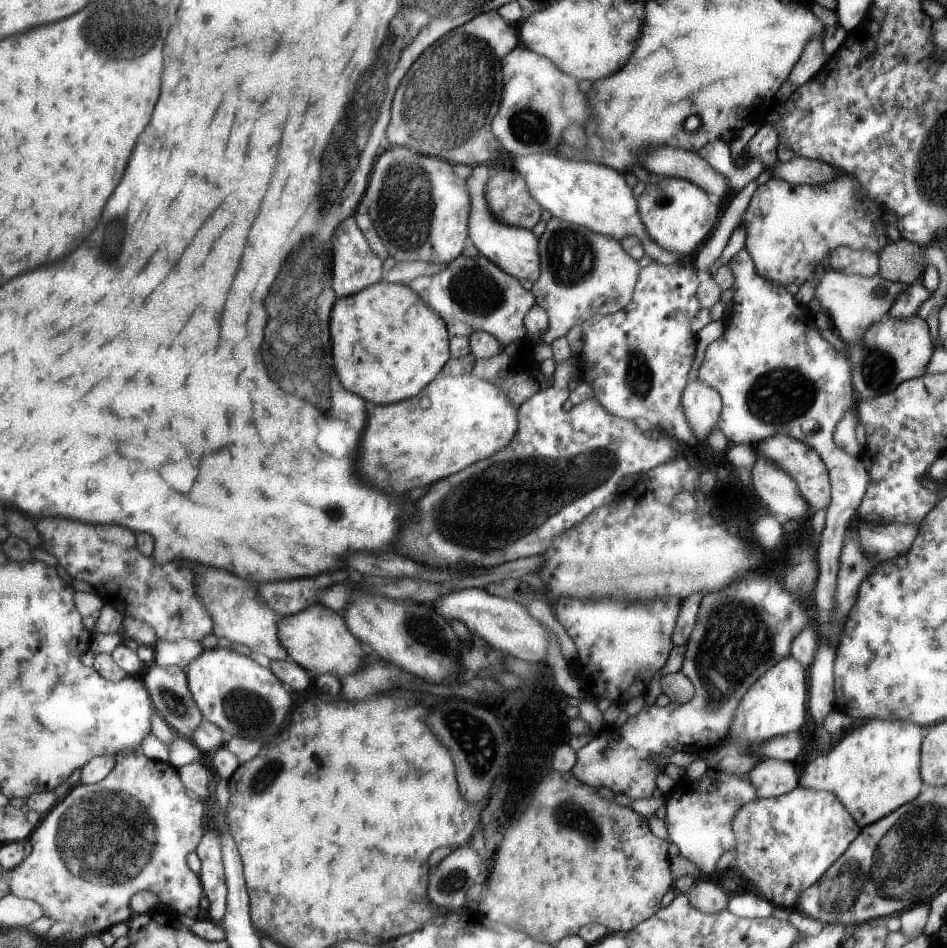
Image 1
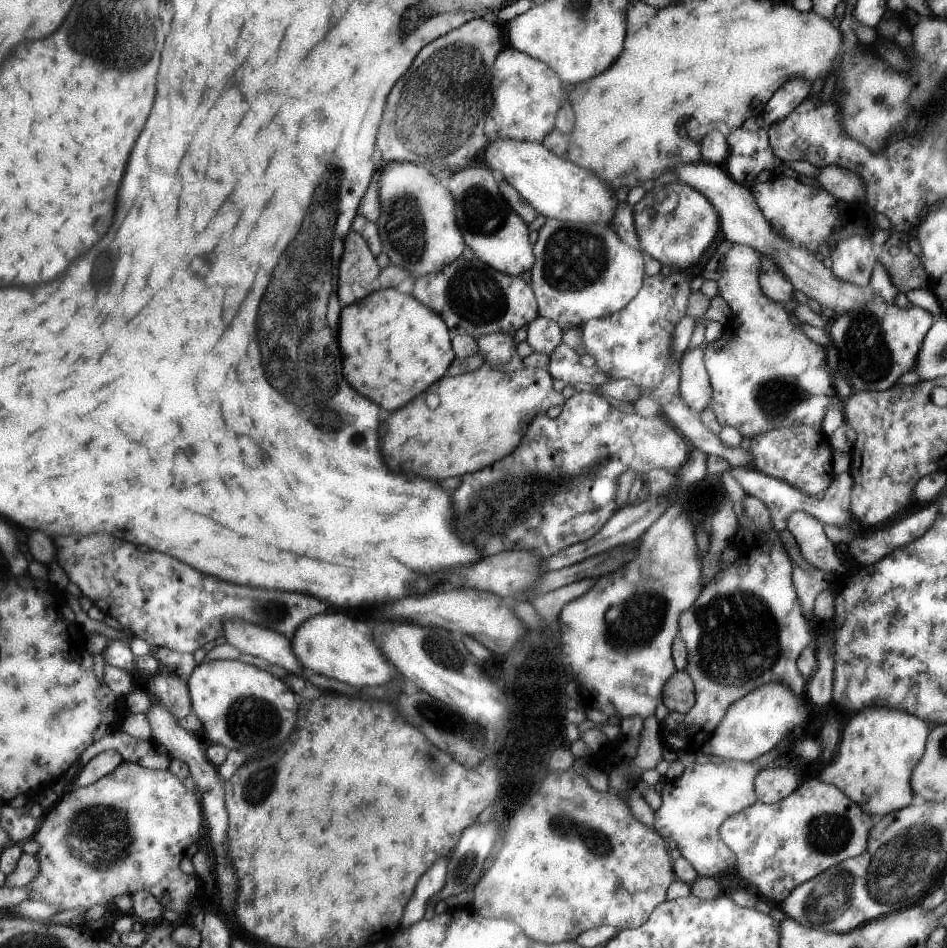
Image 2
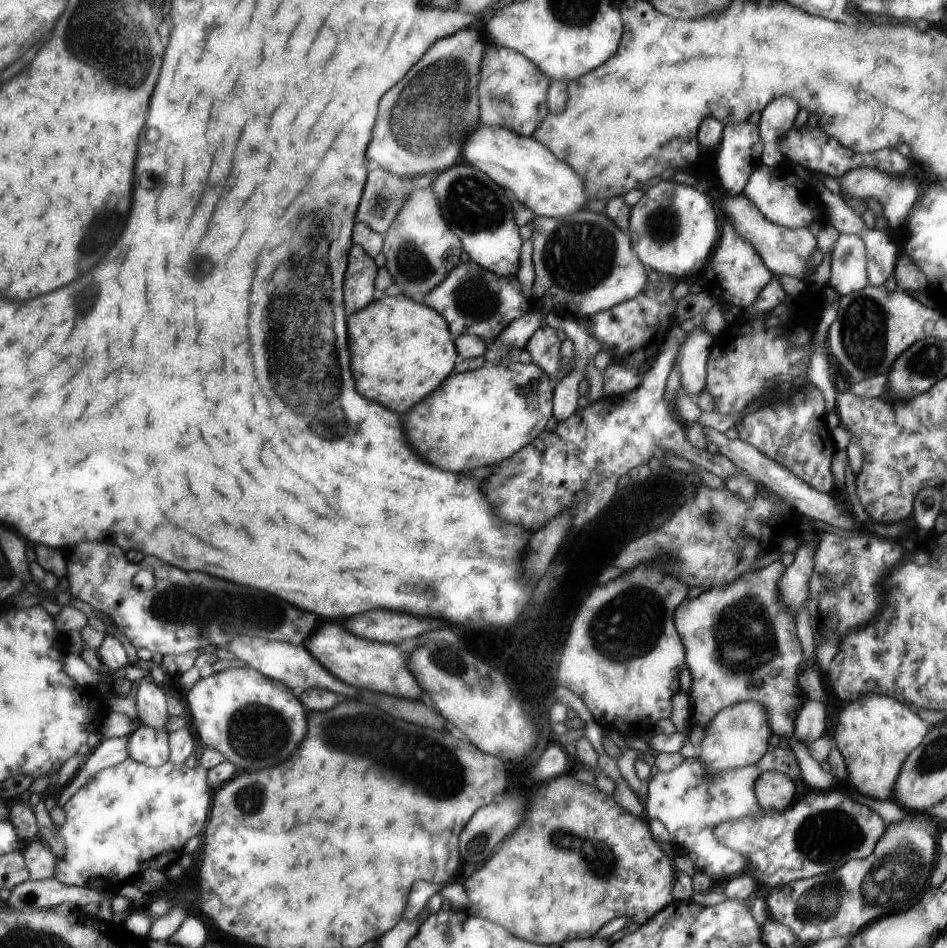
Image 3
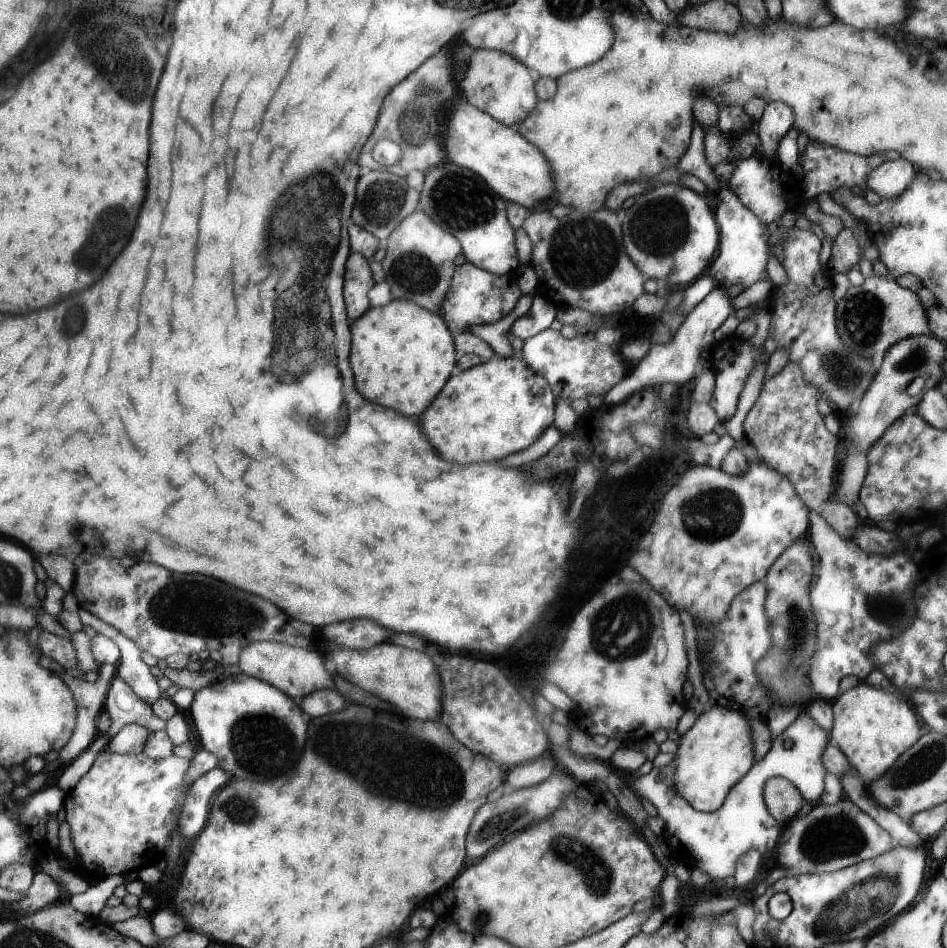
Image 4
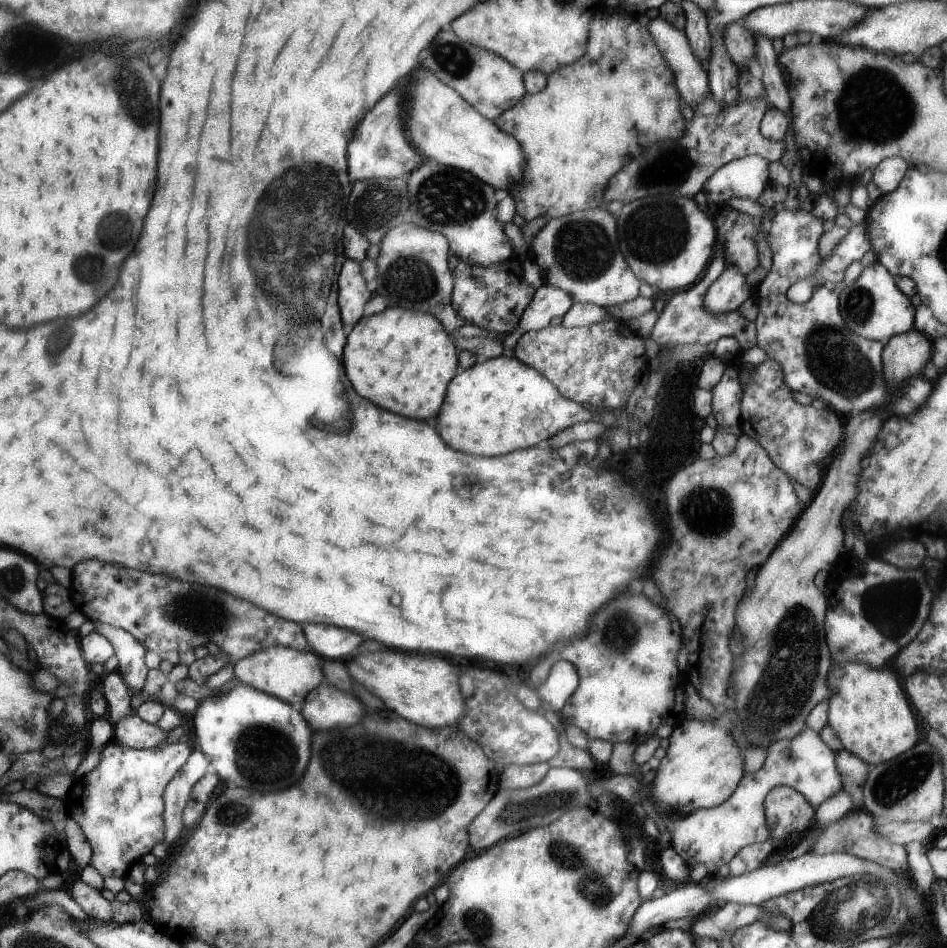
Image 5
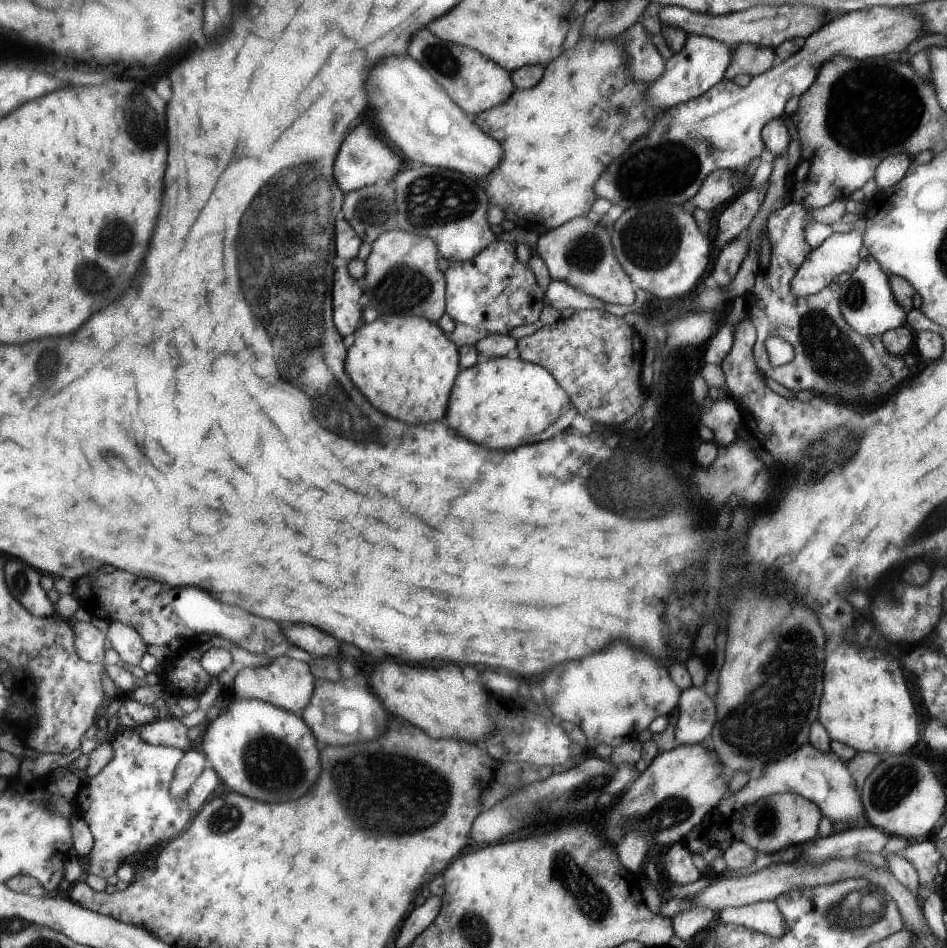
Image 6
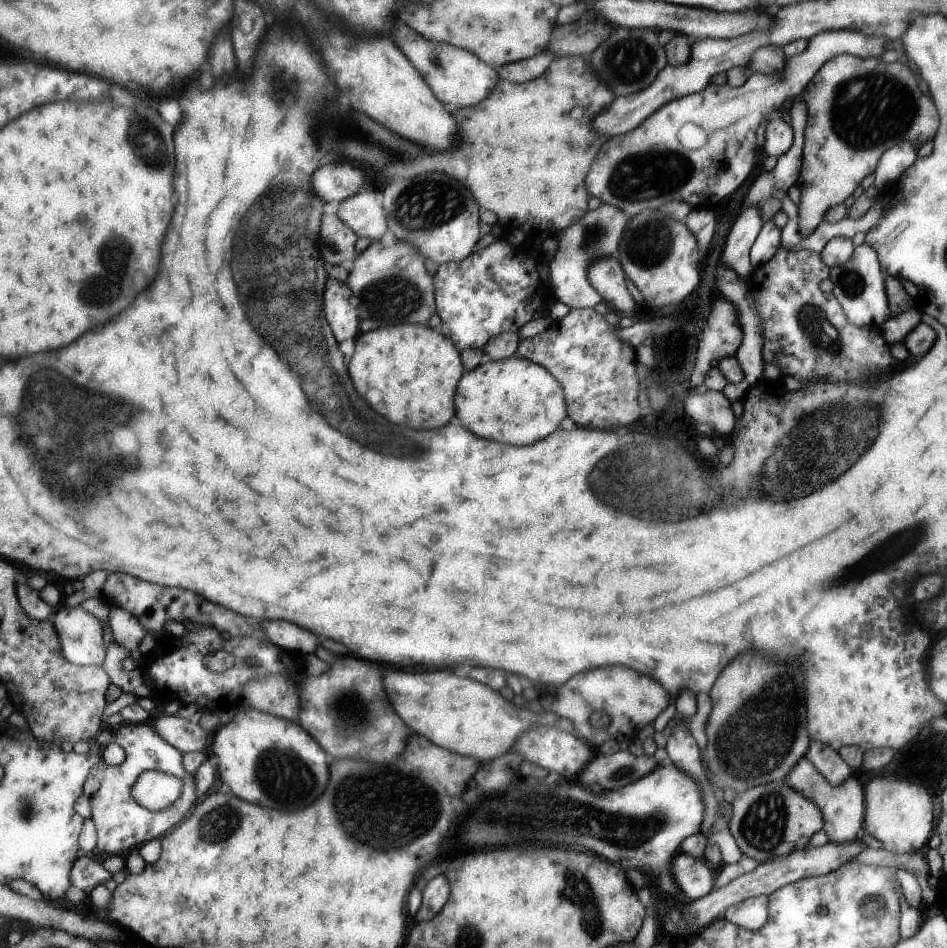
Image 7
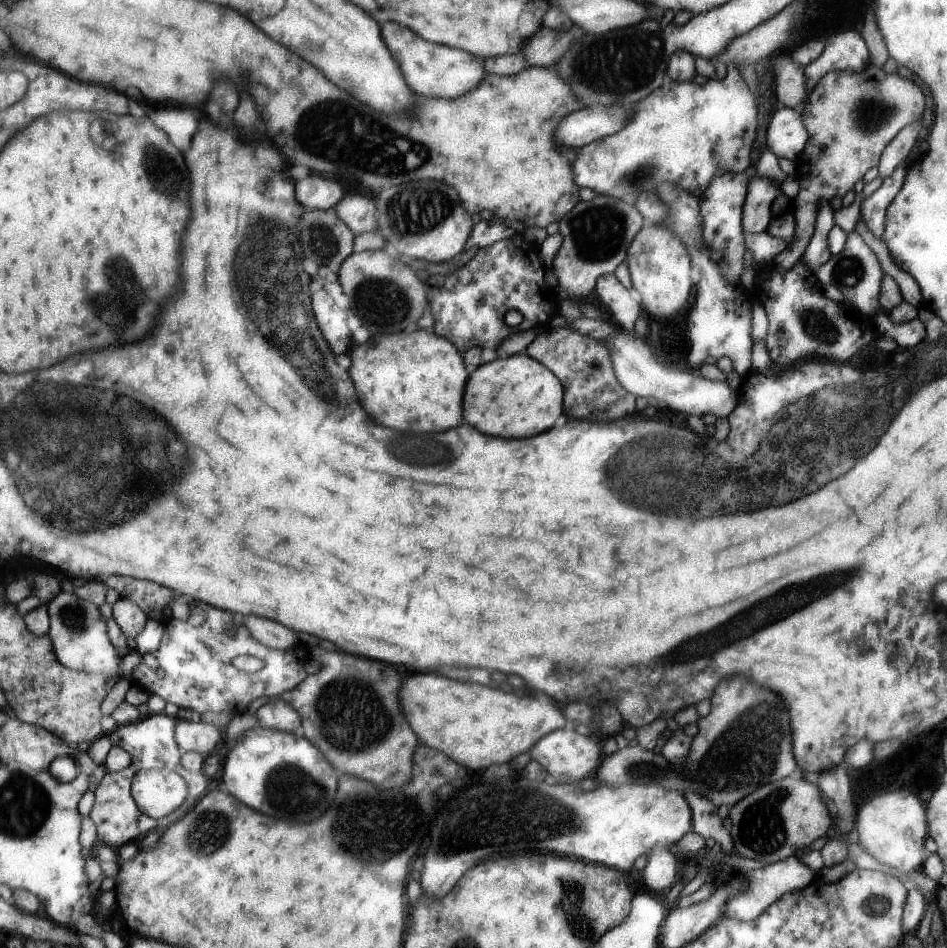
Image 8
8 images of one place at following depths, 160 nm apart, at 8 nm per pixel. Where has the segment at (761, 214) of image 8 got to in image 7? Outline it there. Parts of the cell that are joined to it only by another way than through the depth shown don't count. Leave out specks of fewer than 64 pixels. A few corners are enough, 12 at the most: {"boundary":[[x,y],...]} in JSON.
{"boundary":[[757,204],[740,210],[724,240],[721,265],[746,281],[748,252],[762,227]]}

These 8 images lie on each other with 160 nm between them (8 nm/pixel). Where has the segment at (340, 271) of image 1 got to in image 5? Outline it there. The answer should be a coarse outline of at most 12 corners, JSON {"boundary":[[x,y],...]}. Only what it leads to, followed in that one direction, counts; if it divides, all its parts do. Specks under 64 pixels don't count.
{"boundary":[[349,259],[341,269],[344,331],[360,324],[373,296],[362,263]]}

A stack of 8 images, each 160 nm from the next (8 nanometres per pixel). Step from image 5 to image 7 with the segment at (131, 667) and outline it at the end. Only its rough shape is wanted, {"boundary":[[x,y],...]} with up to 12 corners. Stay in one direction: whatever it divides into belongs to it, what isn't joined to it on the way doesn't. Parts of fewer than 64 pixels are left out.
{"boundary":[[112,607],[114,640],[139,650],[148,630],[137,615]]}

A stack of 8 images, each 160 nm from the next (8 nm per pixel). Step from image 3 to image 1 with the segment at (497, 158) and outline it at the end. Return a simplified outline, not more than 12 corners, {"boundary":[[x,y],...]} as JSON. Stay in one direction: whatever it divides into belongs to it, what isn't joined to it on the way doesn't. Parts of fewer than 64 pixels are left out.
{"boundary":[[555,152],[514,155],[553,217],[618,241],[640,240],[680,260],[646,233],[621,171]]}

